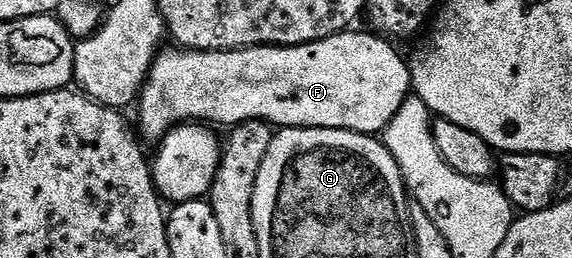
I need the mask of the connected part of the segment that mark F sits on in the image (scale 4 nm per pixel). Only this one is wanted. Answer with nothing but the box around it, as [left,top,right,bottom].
[137,29,412,140]

